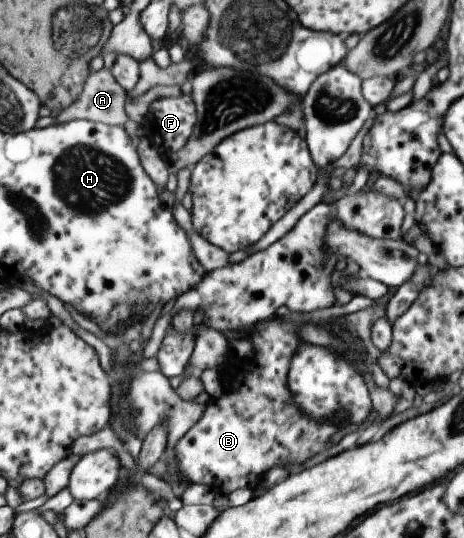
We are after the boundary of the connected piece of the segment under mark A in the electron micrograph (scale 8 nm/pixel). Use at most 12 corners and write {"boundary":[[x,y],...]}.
{"boundary":[[111,70],[89,73],[56,123],[123,125],[125,90]]}

